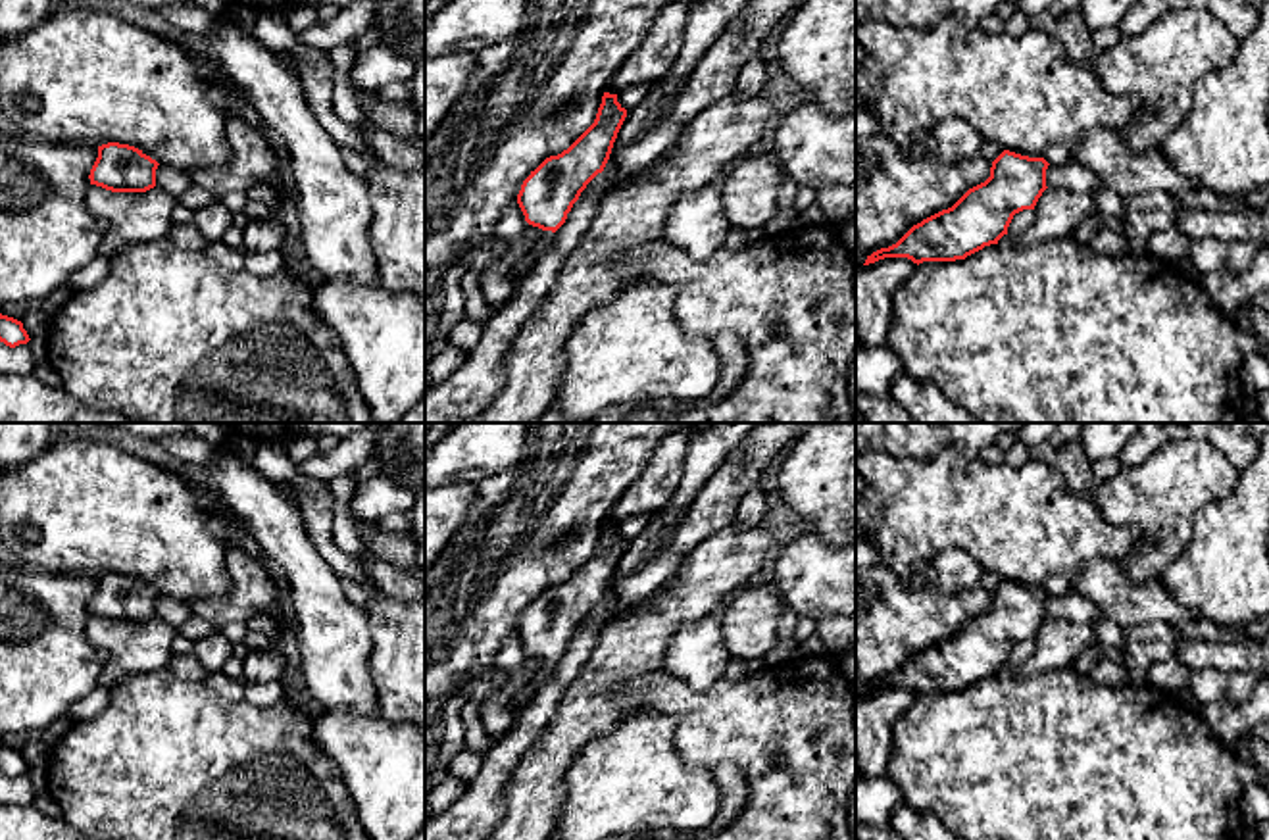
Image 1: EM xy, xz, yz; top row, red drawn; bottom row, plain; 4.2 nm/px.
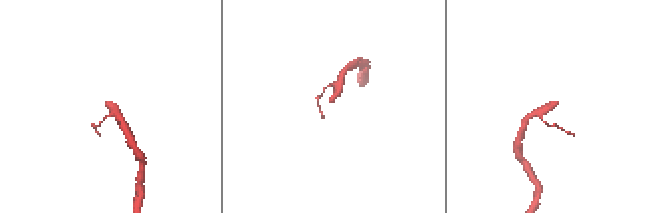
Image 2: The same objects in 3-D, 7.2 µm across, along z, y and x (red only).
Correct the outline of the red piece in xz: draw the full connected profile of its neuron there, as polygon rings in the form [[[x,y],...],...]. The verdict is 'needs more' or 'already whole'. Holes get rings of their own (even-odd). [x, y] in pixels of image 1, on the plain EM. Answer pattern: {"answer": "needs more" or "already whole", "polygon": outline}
{"answer": "needs more", "polygon": [[[665,509],[656,511],[634,540],[627,542],[617,525],[604,523],[594,554],[561,584],[546,588],[523,611],[517,634],[525,652],[542,663],[535,679],[515,696],[515,717],[531,704],[535,692],[554,675],[554,663],[586,615],[611,602],[615,588],[646,563],[659,557],[673,542],[675,531],[665,525]]]}

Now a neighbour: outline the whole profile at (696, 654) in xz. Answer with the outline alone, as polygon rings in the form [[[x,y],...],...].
[[[706,615],[681,627],[671,638],[663,669],[702,690],[723,679],[731,659],[721,632],[721,619]]]

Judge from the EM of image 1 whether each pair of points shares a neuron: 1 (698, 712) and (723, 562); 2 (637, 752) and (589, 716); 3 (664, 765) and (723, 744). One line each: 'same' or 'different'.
1: different
2: different
3: different

